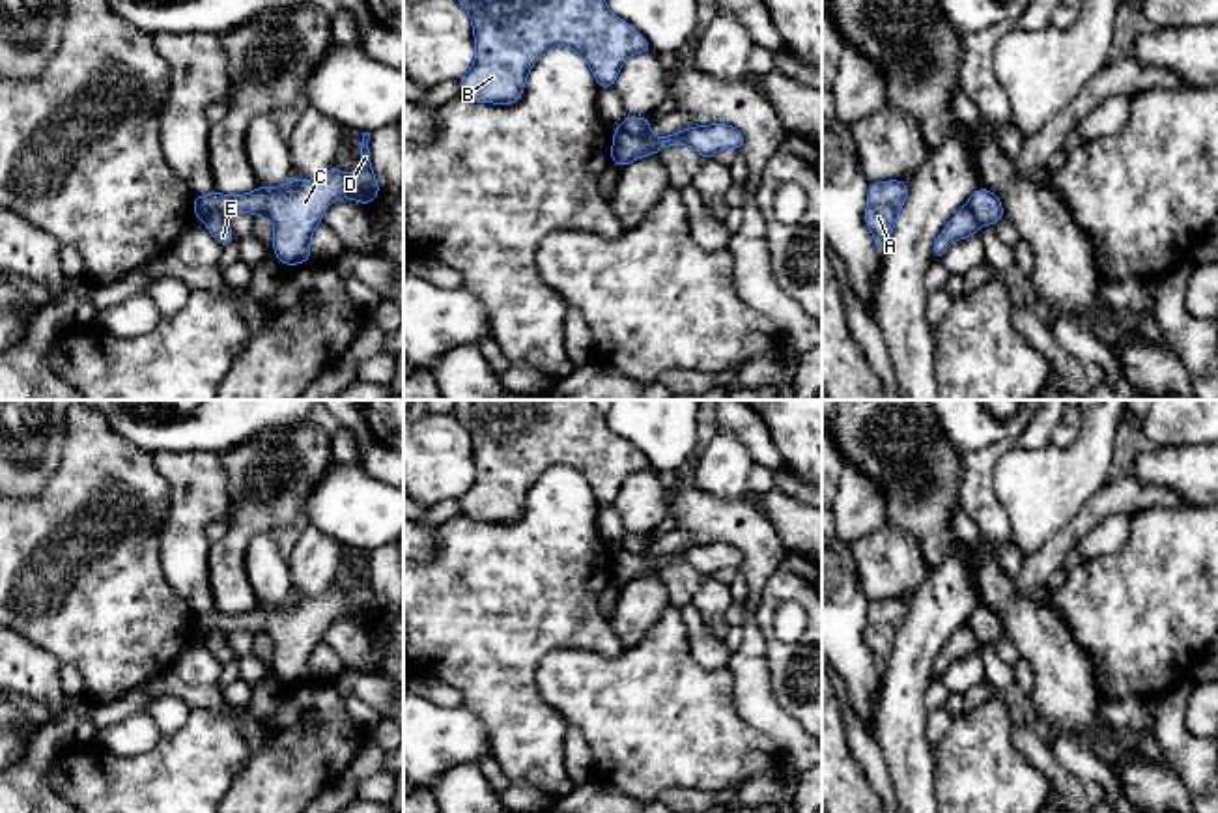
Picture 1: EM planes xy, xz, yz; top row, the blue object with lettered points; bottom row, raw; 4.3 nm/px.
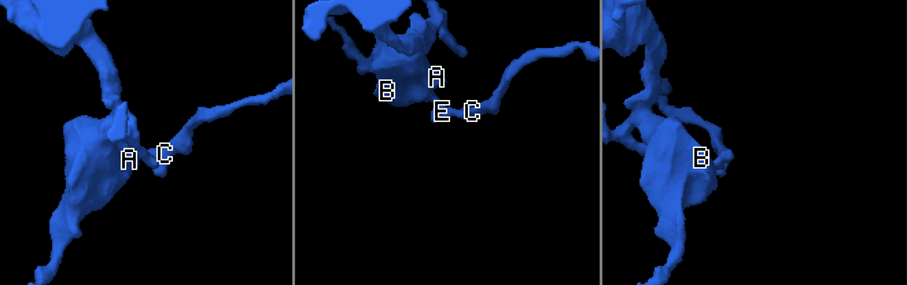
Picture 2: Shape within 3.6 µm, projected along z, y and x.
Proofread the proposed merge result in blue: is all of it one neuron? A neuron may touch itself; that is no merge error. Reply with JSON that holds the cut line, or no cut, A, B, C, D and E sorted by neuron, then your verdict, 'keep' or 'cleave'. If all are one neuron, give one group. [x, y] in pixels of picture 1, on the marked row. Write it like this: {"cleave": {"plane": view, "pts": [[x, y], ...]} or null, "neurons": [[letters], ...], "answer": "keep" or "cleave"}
{"cleave": {"plane": "xz", "pts": [[649, 128], [639, 133], [617, 129]]}, "neurons": [["A", "B", "E"], ["C", "D"]], "answer": "cleave"}

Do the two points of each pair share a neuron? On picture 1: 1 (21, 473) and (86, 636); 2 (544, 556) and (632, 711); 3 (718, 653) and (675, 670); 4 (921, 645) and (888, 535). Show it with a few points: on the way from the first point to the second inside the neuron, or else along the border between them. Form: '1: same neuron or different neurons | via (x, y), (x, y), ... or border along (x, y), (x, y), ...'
1: different neurons | border along (58, 462), (58, 468), (36, 494), (19, 499)
2: different neurons | border along (559, 649), (608, 658), (624, 651)
3: different neurons | border along (682, 621), (690, 655), (708, 670), (725, 670)
4: different neurons | border along (929, 569), (914, 593)

